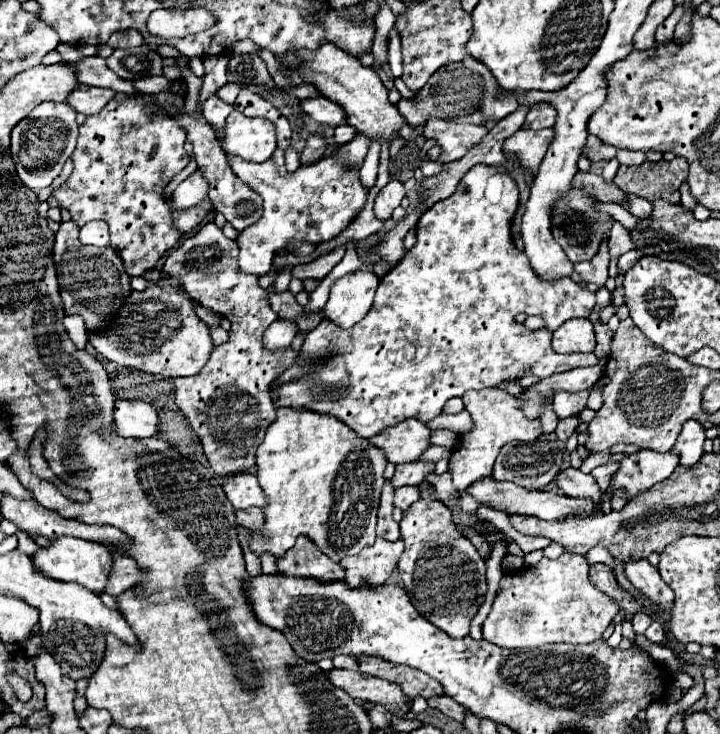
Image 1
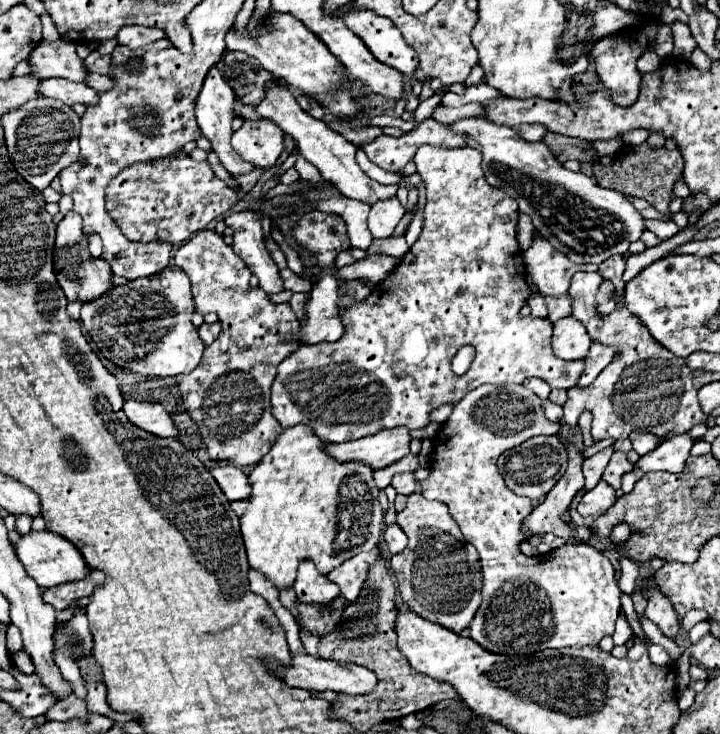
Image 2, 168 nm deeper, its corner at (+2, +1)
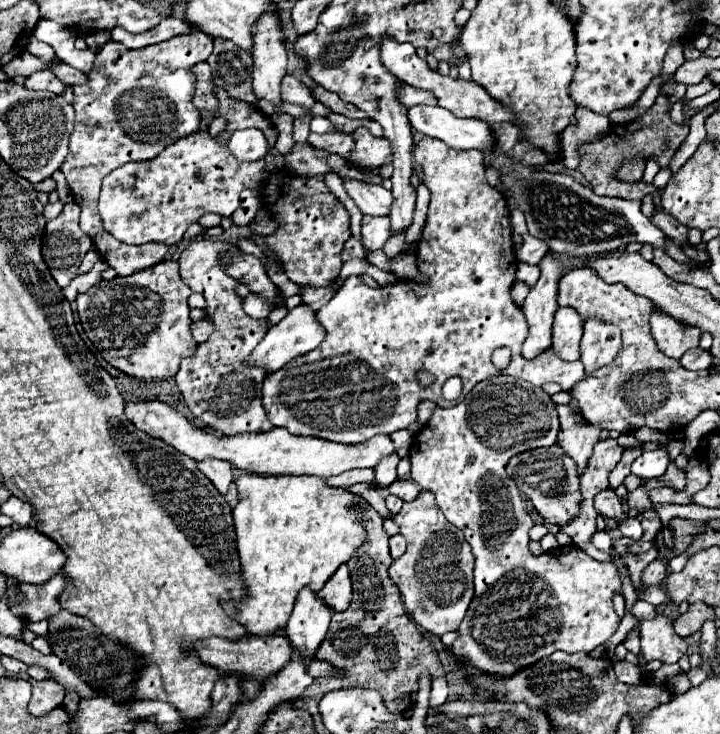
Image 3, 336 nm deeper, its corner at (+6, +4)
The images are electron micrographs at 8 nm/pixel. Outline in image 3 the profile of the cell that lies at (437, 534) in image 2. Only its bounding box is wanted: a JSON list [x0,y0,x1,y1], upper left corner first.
[388,491,474,637]

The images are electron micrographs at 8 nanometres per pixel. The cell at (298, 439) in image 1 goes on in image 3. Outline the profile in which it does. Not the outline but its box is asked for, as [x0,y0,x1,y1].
[224,473,364,635]

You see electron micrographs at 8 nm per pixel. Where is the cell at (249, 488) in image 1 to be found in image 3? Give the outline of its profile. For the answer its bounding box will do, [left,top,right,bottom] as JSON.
[196,459,232,495]

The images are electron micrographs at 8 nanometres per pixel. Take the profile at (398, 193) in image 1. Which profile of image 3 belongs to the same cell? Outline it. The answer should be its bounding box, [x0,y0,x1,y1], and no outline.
[362,217,390,251]

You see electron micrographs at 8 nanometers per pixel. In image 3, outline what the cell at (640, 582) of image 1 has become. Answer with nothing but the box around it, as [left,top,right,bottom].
[640,615,688,663]

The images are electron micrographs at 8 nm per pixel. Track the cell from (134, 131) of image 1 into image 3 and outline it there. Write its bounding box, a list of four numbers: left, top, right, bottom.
[62,33,212,275]

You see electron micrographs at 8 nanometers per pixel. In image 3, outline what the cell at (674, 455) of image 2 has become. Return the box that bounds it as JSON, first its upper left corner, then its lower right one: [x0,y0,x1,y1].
[632,449,670,479]

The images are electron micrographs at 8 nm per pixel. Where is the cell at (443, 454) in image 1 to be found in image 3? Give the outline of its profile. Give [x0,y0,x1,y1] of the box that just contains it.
[326,469,372,487]

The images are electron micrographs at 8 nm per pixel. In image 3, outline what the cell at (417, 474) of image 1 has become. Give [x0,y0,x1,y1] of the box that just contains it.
[388,479,420,501]

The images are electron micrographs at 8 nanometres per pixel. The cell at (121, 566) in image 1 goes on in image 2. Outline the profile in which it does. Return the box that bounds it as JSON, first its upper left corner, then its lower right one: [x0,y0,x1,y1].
[42,570,106,610]

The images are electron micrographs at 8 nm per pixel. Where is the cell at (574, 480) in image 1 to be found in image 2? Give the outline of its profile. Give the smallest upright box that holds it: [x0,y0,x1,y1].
[578,482,616,516]

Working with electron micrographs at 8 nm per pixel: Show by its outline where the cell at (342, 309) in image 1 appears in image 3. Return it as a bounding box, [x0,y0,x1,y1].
[244,305,324,373]

